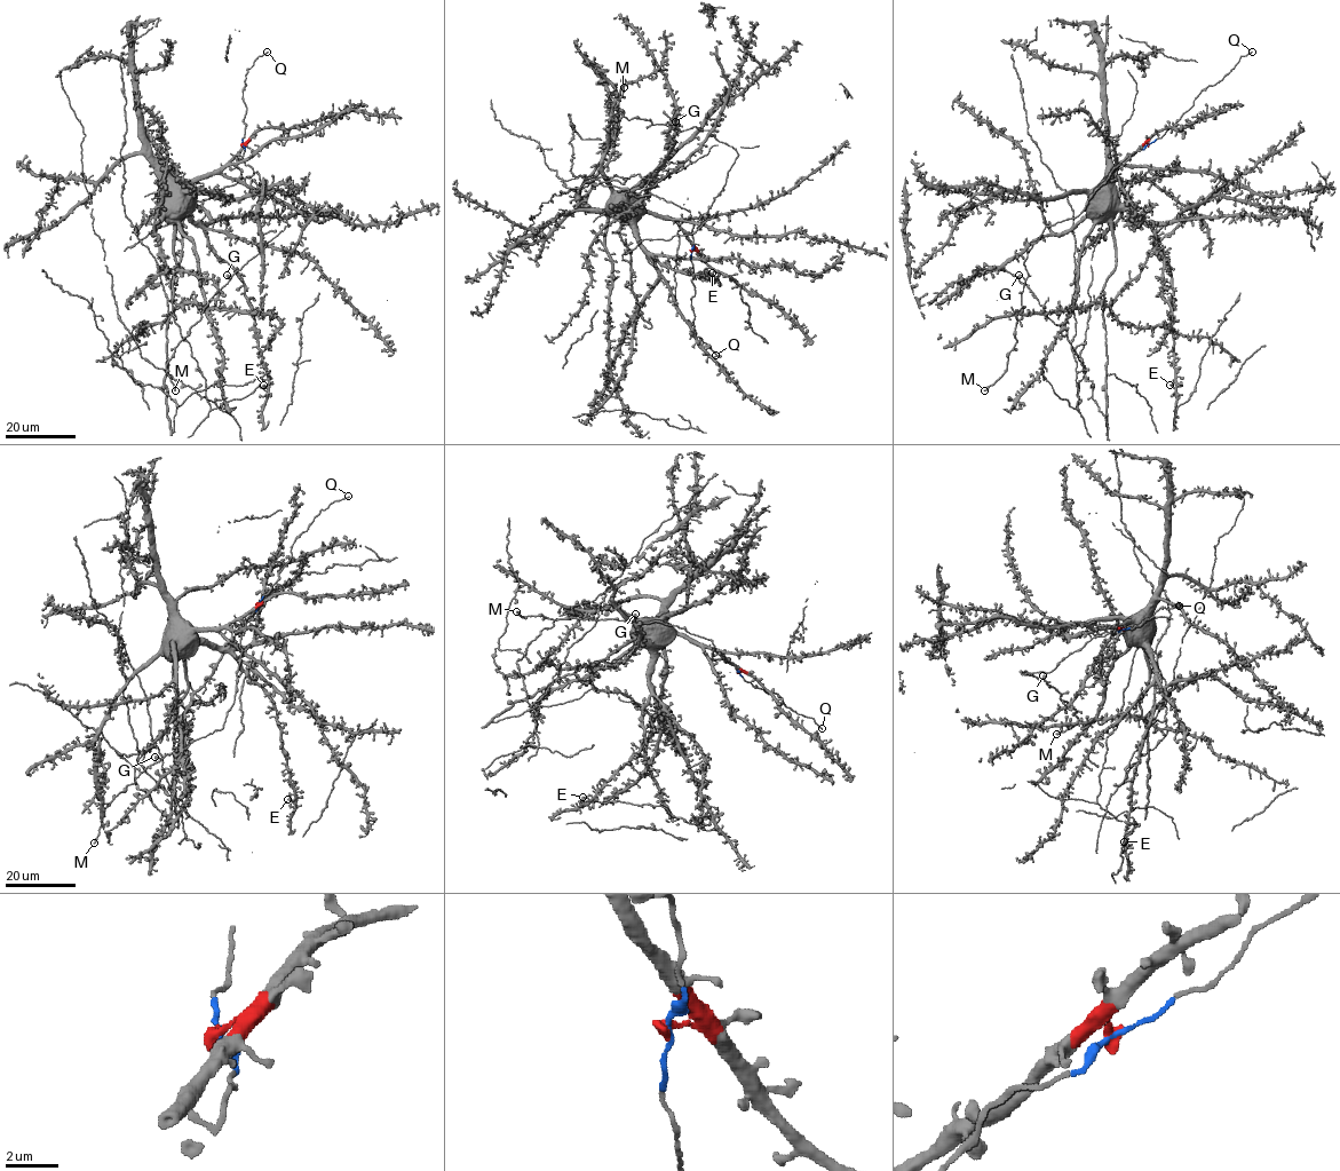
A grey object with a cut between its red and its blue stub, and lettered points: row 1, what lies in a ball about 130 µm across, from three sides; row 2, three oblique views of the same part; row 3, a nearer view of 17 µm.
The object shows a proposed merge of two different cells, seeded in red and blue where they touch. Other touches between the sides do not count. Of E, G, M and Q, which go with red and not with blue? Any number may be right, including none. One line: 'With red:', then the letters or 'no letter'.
With red: E

